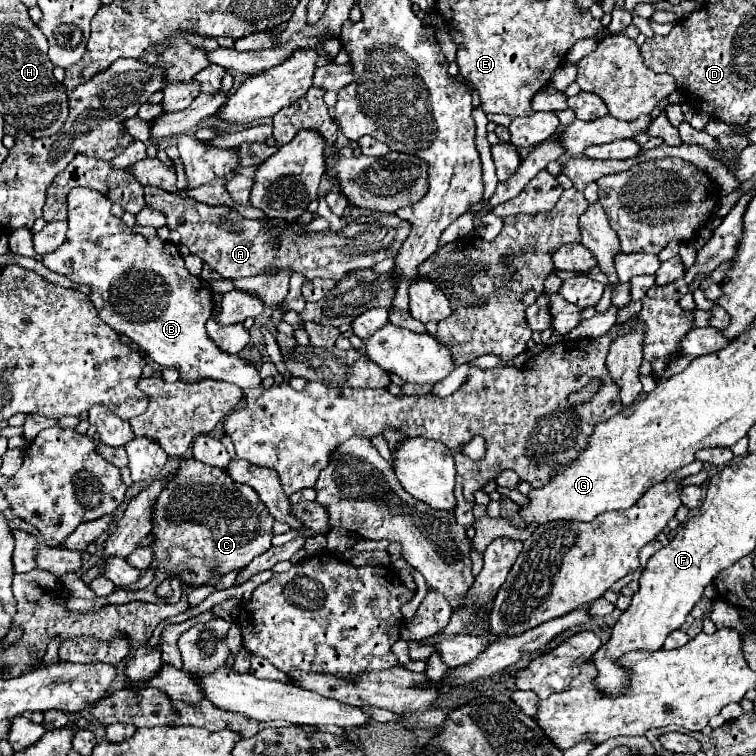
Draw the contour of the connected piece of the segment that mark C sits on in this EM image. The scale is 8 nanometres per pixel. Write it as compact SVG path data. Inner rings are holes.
M185 458L167 488L163 488L155 510L153 510L153 534L155 534L155 560L153 568L167 568L169 574L181 578L181 582L189 582L193 586L203 586L213 574L225 574L229 570L245 568L255 556L263 554L271 548L273 538L273 522L275 518L267 510L267 506L259 500L259 496L251 490L251 486L235 484L227 472L221 468L197 462L193 458Z

